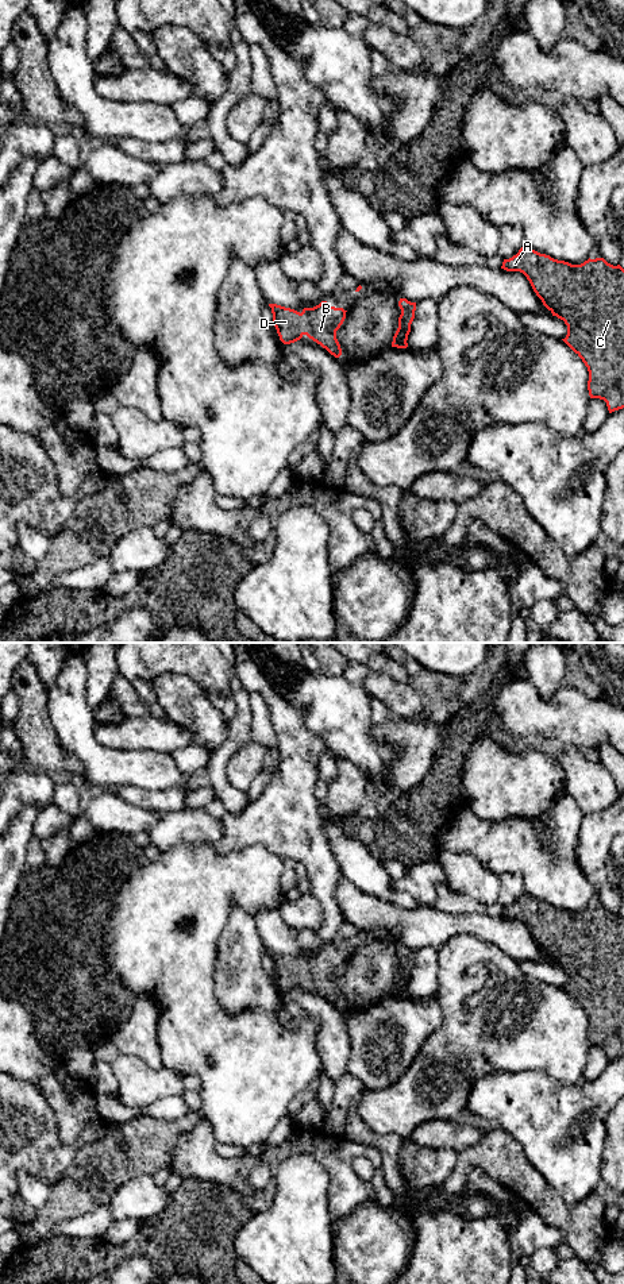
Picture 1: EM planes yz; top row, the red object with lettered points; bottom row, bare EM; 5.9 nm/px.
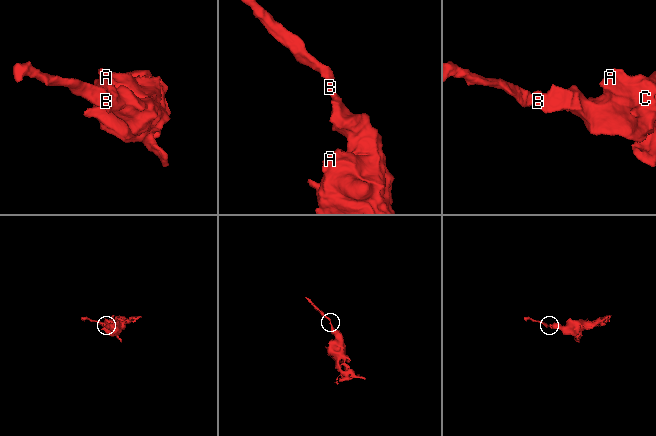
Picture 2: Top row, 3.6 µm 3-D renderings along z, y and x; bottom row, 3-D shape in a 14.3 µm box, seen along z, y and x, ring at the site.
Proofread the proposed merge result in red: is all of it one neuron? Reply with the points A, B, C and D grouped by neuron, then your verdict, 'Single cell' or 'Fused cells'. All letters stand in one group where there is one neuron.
Groups: A B C D. Single cell

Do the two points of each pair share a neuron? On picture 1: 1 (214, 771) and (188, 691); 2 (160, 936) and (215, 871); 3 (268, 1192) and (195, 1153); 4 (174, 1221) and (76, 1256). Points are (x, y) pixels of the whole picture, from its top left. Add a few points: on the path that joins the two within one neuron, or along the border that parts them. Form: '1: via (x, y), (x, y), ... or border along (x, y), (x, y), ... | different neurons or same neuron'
1: border along (228, 721), (227, 736), (214, 751) | different neurons
2: via (166, 920), (199, 887) | same neuron
3: via (250, 1192), (230, 1172), (212, 1167) | same neuron
4: via (150, 1242), (111, 1256), (100, 1256) | same neuron

